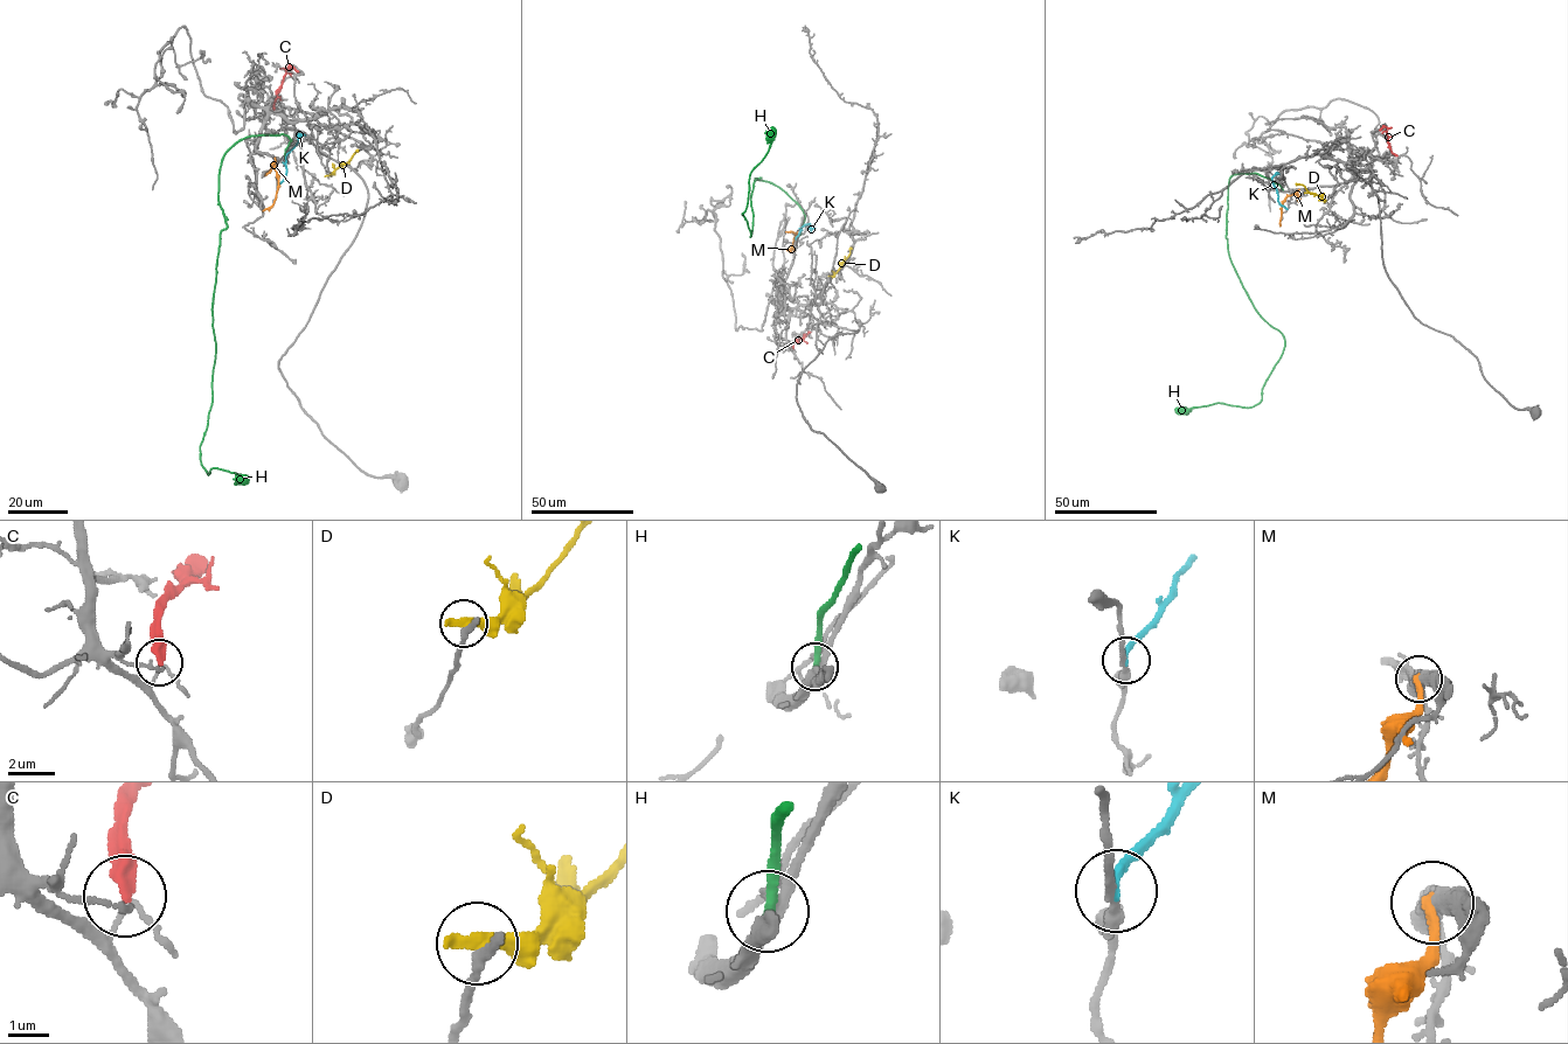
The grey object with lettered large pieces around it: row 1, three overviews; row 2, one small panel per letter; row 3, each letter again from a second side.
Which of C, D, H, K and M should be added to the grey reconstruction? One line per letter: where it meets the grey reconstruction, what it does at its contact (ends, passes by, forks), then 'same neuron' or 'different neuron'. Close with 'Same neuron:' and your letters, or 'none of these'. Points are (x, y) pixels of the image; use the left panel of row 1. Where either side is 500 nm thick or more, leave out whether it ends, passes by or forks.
C: meets grey at (273, 109); it ends there; different neuron
D: meets grey at (327, 175); it ends there; different neuron
H: meets grey at (284, 157); it ends there; different neuron
K: meets grey at (277, 186); it ends there; different neuron
M: meets grey at (275, 158); it ends there; different neuron
Same neuron: none of these

